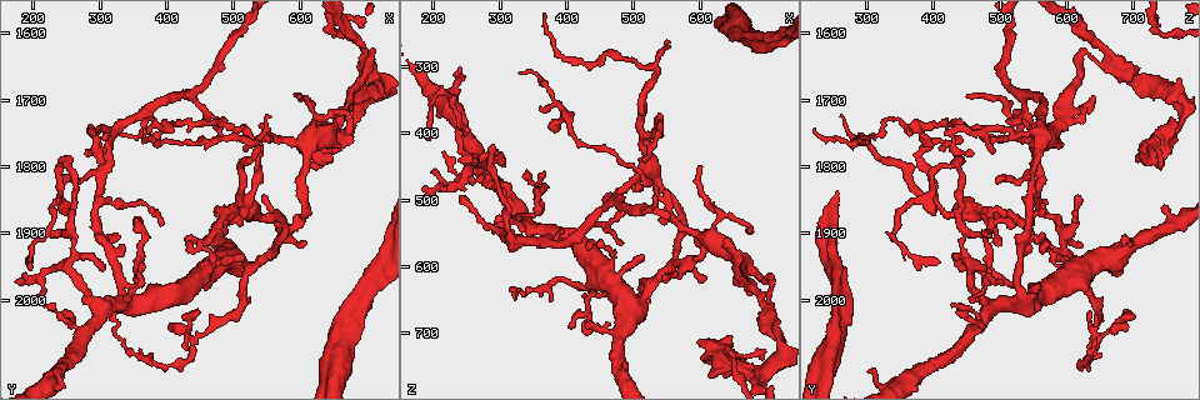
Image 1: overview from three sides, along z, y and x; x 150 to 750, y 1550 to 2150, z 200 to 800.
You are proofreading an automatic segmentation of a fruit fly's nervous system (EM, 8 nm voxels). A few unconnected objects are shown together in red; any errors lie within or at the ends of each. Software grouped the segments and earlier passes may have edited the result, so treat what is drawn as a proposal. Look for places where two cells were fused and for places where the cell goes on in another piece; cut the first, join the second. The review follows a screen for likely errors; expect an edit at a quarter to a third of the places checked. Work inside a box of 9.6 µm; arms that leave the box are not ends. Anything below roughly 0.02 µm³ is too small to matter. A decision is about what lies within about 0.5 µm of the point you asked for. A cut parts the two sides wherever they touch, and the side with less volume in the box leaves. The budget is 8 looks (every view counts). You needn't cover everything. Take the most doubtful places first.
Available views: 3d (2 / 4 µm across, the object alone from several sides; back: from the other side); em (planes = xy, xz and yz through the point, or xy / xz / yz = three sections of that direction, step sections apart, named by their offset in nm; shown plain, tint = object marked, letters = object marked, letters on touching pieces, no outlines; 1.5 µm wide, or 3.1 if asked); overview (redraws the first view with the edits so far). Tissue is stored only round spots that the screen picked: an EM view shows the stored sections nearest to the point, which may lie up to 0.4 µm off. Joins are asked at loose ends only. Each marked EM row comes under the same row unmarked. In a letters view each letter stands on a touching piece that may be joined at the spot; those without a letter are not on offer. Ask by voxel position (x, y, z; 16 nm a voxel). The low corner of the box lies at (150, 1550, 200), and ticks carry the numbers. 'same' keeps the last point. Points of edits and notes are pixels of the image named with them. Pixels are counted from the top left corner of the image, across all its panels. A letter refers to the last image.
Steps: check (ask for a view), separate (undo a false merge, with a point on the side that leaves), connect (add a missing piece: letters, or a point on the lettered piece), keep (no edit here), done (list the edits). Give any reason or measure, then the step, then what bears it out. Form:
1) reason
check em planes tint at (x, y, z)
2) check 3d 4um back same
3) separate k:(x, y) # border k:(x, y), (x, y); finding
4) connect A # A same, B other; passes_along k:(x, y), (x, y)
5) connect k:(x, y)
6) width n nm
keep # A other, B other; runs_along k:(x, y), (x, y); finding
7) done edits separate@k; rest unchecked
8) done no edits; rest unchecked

thick turns thin
check em planes tint at (705, 1645, 645)

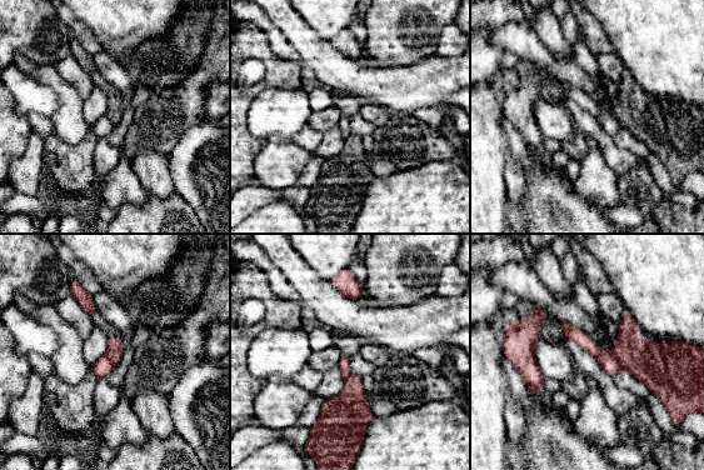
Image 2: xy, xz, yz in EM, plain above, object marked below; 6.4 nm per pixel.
what lies round it
check em planes letters same

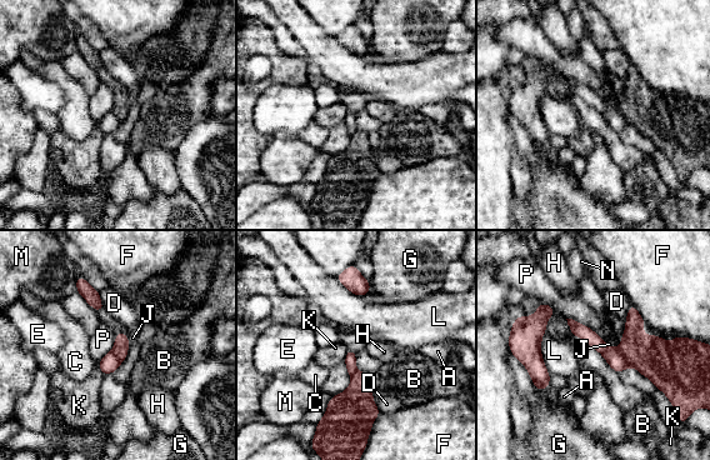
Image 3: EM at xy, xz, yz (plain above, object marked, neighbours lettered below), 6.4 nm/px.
separate 3:(654, 358) # A other, B other, C other, D other, E other, F other, G other, H other, J other, K other, L other, M other, N other, P other; border 3:(616, 348), (634, 366); a second cell is stuck on

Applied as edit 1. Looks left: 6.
an open end
check 3d 4um back at (550, 1845, 620)

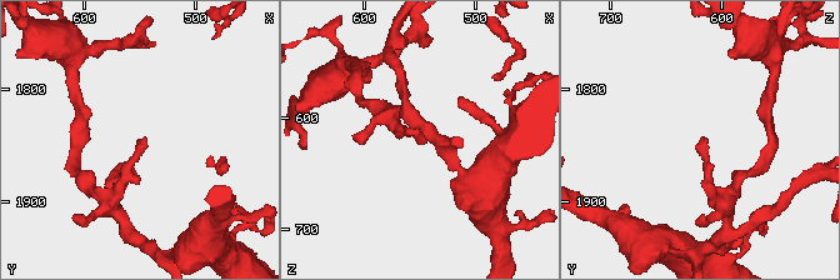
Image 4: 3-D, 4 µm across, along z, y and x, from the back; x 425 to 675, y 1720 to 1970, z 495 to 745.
check em planes letters at (544, 1842, 618)

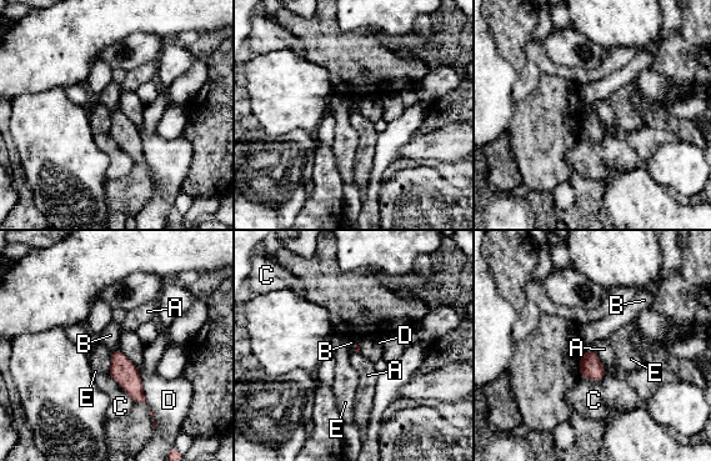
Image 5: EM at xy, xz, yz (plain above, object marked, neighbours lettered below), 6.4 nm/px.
keep # A other, B other, C other, D other, E other; border 5:(594, 349), (585, 351); none of them fits

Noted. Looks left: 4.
sharp bend
check 3d 4um at (440, 2060, 640)

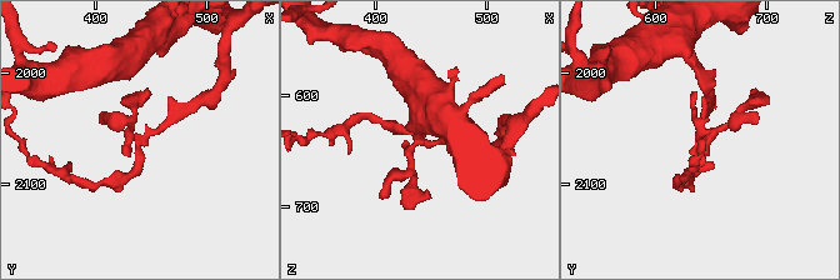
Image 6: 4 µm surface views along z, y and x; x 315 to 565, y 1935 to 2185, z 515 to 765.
now the EM
check em planes letters at (440, 2056, 644)

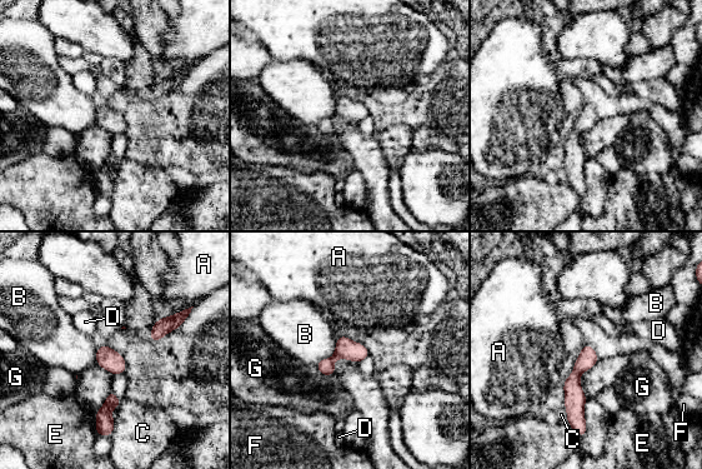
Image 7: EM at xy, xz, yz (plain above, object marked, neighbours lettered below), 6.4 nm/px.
keep # A other, B other, C other, D other, E other, F other, G other; all the same cell

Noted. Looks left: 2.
done edits separate@3; rest unchecked

